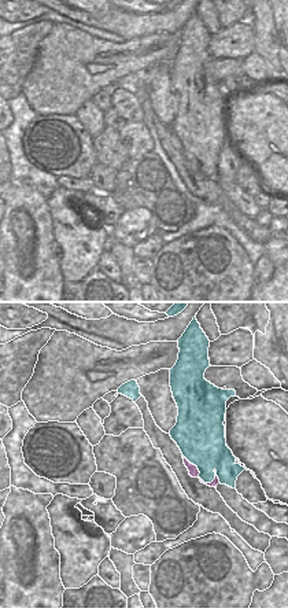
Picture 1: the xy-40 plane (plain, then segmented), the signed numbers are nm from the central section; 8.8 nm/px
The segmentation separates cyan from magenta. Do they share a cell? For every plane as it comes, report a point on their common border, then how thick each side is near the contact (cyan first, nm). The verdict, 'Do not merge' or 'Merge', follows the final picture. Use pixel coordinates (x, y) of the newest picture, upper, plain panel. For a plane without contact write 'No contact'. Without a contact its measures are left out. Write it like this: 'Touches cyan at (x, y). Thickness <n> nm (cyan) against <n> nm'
Touches cyan at (199, 169). Thickness 340 nm (cyan) against 90 nm.

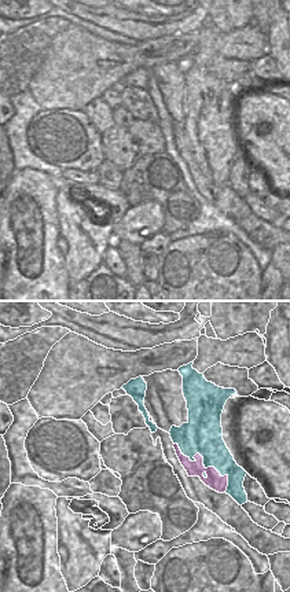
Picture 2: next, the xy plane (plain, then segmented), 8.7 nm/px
Touches cyan at (204, 157). Thickness 320 nm (cyan) against 150 nm.

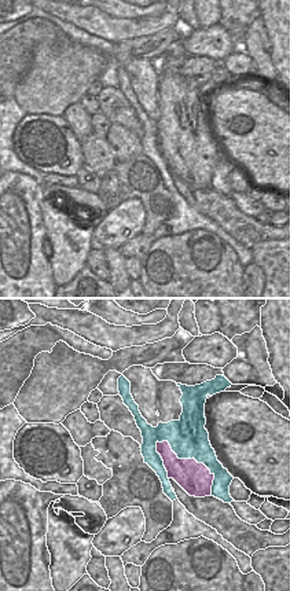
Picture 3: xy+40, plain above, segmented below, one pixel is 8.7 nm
Touches cyan at (193, 149). Thickness 340 nm (cyan) against 280 nm.

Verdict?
Merge.

